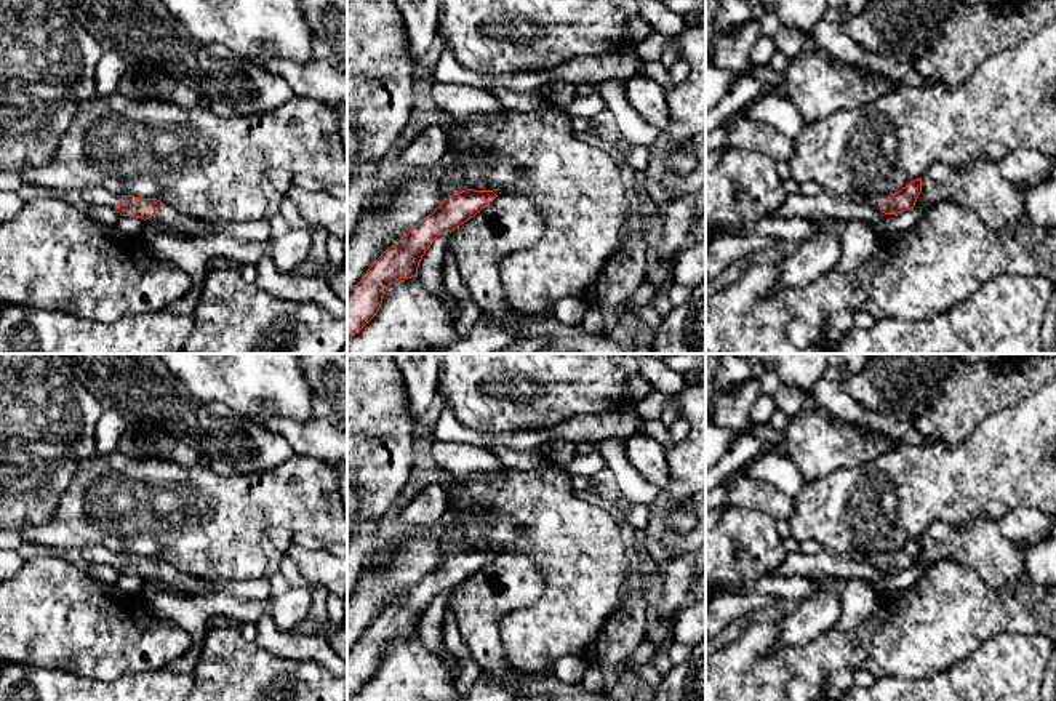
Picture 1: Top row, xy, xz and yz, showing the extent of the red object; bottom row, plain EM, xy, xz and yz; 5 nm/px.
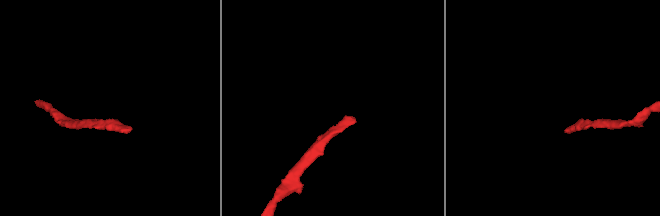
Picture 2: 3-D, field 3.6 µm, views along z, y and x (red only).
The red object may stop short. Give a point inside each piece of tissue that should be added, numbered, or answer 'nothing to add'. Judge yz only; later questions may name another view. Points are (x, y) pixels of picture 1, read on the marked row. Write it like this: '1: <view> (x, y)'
1: yz (877, 202)

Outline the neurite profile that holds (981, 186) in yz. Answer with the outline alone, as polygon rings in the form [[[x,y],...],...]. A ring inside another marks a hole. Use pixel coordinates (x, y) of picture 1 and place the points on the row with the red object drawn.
[[[979,158],[962,170],[933,163],[922,176],[915,206],[934,206],[942,200],[973,208],[998,234],[1013,234],[1024,214],[1024,194],[989,158]]]

